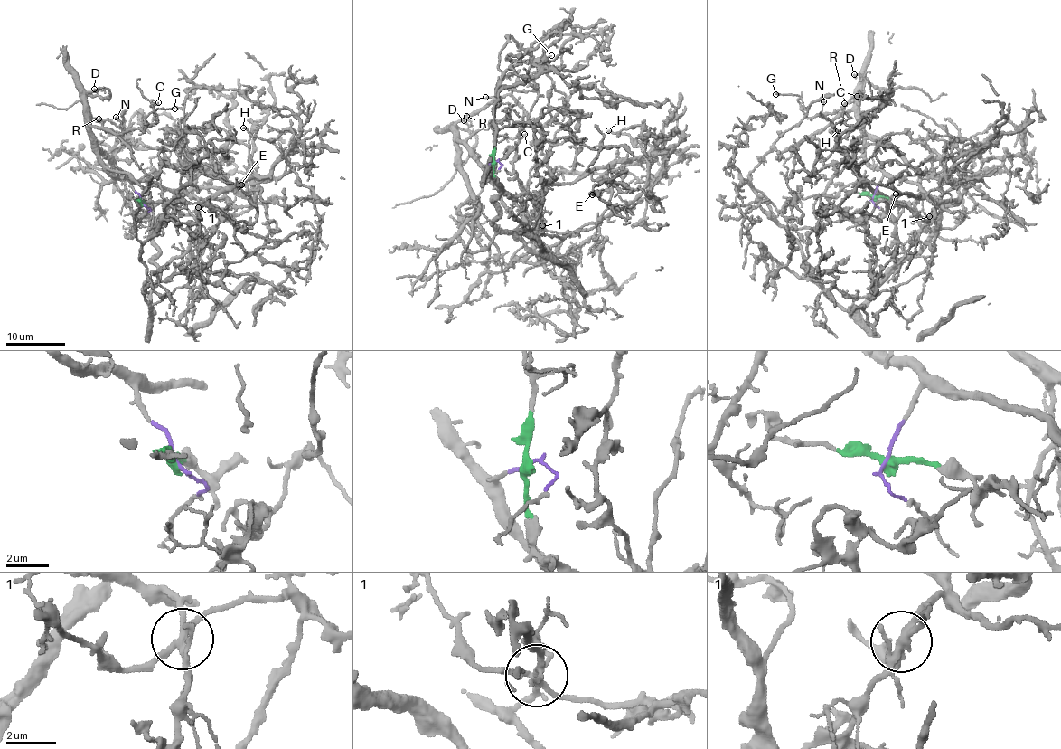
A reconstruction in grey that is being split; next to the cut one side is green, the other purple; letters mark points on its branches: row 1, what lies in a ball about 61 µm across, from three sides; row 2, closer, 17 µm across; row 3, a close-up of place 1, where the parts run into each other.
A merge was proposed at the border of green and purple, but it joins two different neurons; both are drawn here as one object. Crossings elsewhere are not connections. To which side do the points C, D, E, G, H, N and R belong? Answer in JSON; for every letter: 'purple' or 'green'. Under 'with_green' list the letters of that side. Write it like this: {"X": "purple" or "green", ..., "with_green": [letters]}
{"C": "purple", "D": "purple", "E": "green", "G": "purple", "H": "green", "N": "purple", "R": "purple", "with_green": ["E", "H"]}

